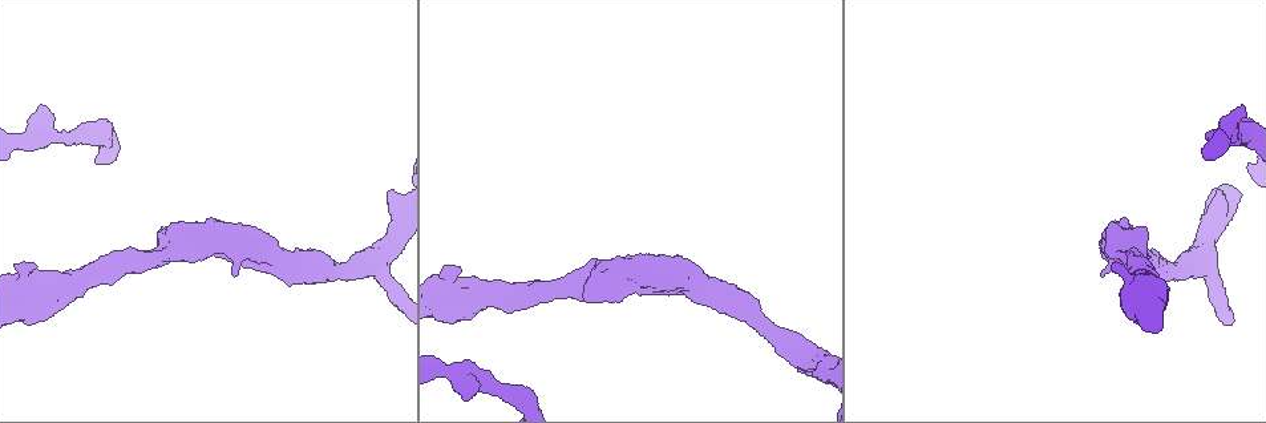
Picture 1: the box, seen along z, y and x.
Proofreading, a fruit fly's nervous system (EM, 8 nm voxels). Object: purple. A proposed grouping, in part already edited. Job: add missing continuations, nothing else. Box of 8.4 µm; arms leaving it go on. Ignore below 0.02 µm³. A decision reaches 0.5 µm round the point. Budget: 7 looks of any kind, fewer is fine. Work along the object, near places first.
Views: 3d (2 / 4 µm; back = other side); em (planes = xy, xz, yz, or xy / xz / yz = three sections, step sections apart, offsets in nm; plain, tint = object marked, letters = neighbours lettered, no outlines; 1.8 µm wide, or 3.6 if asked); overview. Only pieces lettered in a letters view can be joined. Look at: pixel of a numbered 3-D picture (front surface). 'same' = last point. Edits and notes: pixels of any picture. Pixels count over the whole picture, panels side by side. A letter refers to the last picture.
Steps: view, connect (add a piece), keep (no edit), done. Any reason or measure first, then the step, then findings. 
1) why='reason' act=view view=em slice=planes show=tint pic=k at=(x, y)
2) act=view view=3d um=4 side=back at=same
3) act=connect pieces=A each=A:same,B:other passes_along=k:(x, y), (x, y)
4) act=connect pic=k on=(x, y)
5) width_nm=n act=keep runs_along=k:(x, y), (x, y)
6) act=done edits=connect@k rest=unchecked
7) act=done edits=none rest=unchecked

why='an open end' act=view view=3d um=4 pic=1 at=(1242, 104)

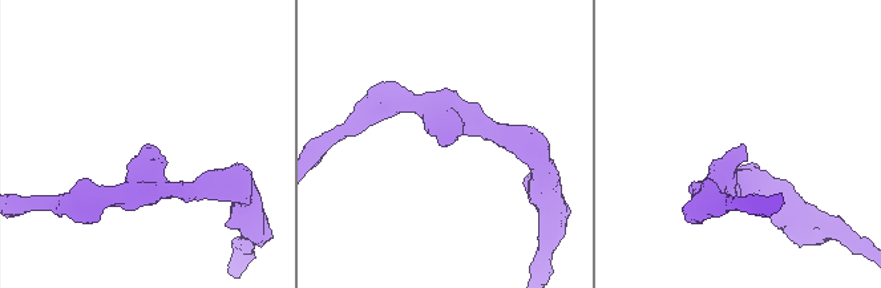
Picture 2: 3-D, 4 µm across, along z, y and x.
act=view view=em slice=planes show=letters pic=2 at=(743, 143)

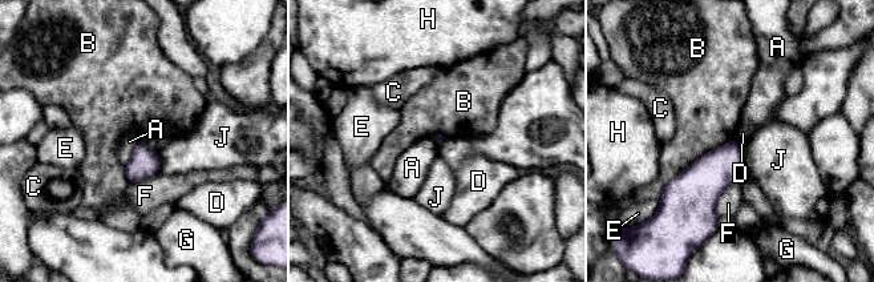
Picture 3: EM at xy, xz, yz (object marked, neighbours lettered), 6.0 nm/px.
act=keep each=A:other,B:other,C:other,D:other,E:other,F:other,G:other,H:other,J:other border=3:(141, 140), (124, 165) found='none of them fits'

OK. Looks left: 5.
why='sudden change in width' act=view view=em um=3.6 slice=planes show=letters pic=1 at=(245, 246)

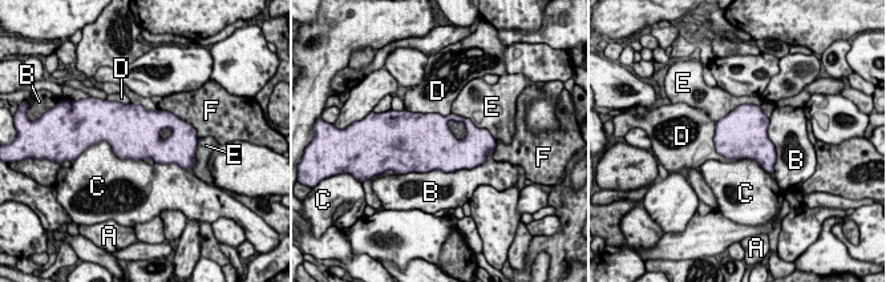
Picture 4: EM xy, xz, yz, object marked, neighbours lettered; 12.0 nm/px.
width_nm=600 act=keep each=A:other,B:other,C:other,D:other,E:other,F:other border=4:(97, 142), (144, 160) found='no lettered piece goes on from it'

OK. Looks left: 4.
why='free end' act=view view=em slice=xy step=8 show=tint pic=1 at=(457, 269)

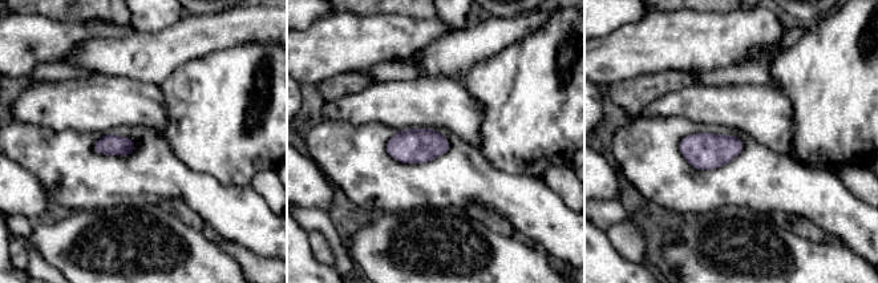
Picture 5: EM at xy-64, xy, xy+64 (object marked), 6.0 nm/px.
why='cut it another way' act=view view=em slice=planes show=letters at=same

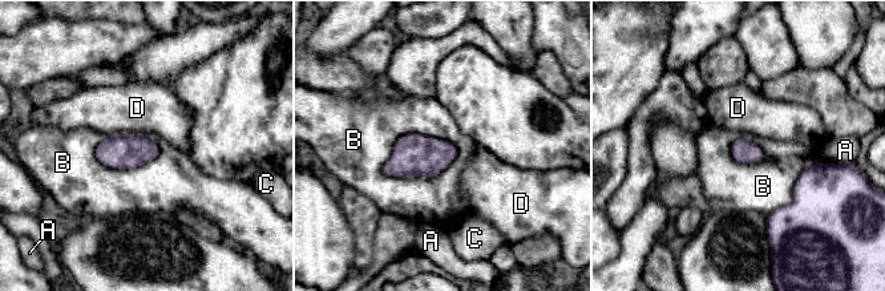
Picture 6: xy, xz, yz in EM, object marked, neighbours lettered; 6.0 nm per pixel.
act=keep each=A:other,B:other,C:other,D:other border=6:(457, 149), (433, 176), (383, 172) found='no lettered piece goes on from it'

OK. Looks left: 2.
act=done edits=none rest=unchecked

